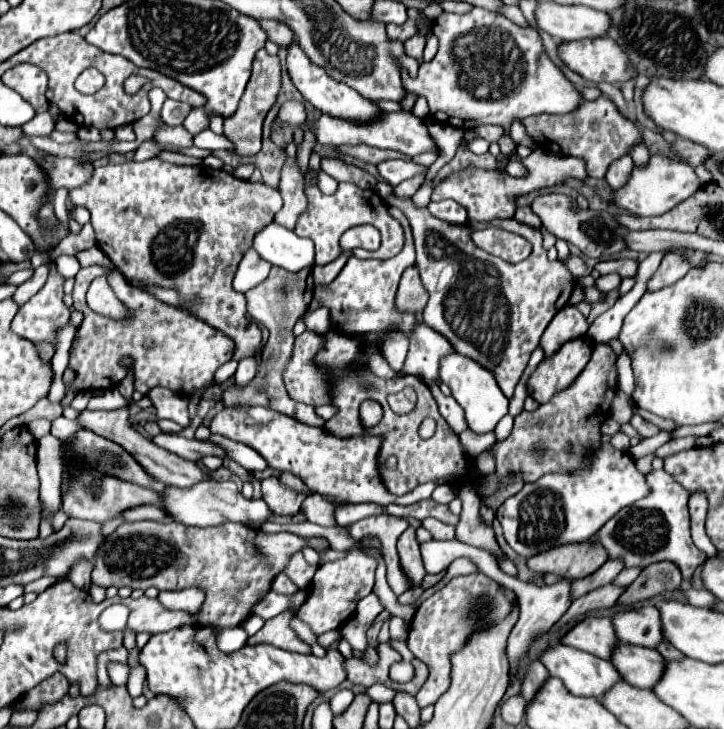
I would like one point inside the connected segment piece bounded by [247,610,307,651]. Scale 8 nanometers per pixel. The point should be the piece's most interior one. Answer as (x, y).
(277, 632)

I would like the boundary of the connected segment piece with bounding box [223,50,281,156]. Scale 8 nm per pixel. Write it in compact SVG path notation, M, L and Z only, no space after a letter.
M265 50L257 52L257 58L253 62L253 74L251 80L245 88L245 94L239 102L239 108L235 114L231 114L229 118L225 118L223 124L223 136L233 144L233 154L237 156L255 156L261 150L261 128L263 128L263 120L267 116L267 112L271 110L271 106L277 102L281 90L281 66L279 66L279 58L277 56L269 56Z

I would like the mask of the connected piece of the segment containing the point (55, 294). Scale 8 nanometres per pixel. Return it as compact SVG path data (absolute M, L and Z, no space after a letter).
M51 268L51 274L45 286L25 302L17 316L11 322L11 330L33 342L33 344L51 344L57 348L57 332L69 326L71 310L63 304L63 278Z

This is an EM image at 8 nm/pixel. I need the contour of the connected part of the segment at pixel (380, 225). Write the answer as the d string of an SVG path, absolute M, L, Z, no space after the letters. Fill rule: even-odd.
M341 182L333 196L325 196L317 186L307 188L305 194L309 198L309 206L307 206L305 214L301 214L301 218L295 226L295 234L301 236L301 238L313 240L313 244L319 244L319 250L315 250L315 264L329 264L335 258L339 258L343 254L343 248L339 244L343 232L347 232L349 228L359 226L359 224L371 224L371 226L377 228L381 232L381 246L375 252L355 248L353 256L361 259L387 260L387 258L393 258L395 254L401 252L401 248L403 248L403 226L387 214L387 208L372 208L371 204L375 206L377 202L383 202L381 196L375 190L361 190L355 184ZM339 230L341 230L341 236L335 236L335 234L339 234Z

